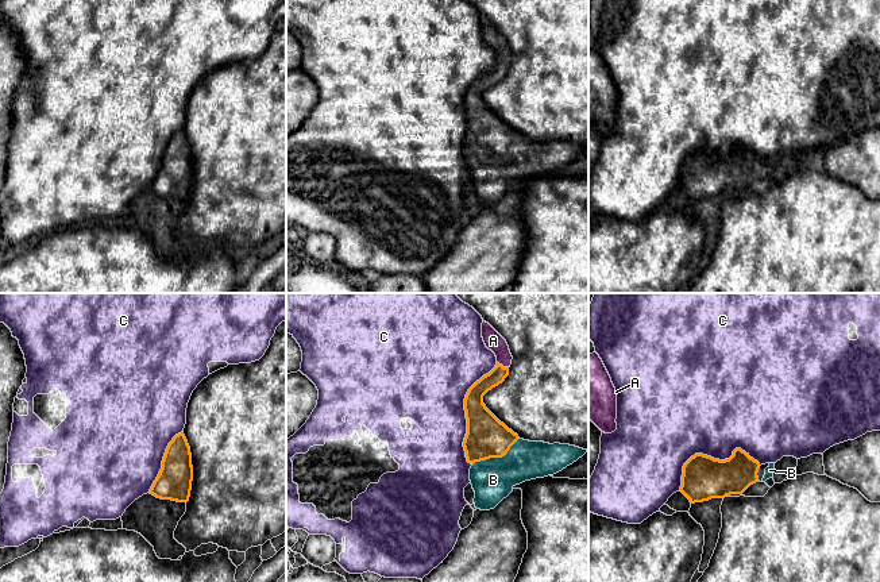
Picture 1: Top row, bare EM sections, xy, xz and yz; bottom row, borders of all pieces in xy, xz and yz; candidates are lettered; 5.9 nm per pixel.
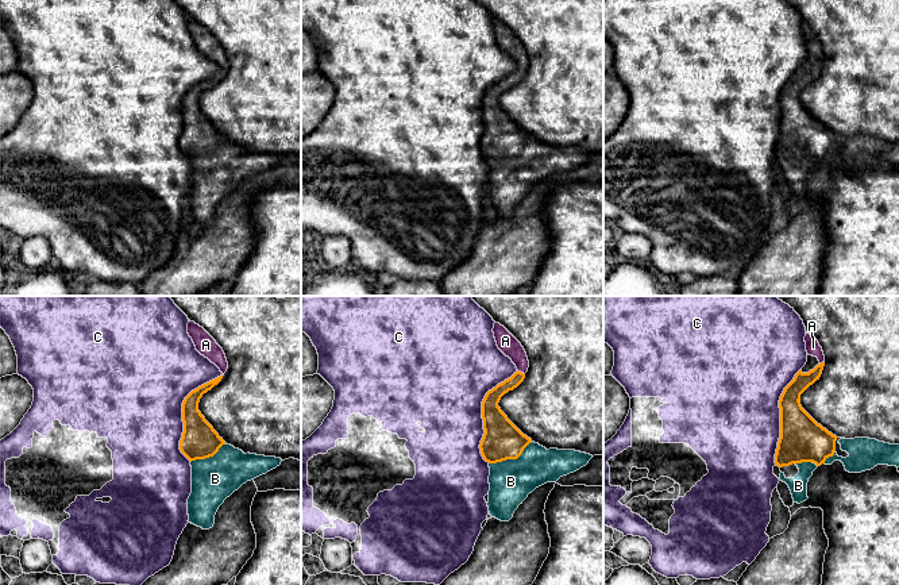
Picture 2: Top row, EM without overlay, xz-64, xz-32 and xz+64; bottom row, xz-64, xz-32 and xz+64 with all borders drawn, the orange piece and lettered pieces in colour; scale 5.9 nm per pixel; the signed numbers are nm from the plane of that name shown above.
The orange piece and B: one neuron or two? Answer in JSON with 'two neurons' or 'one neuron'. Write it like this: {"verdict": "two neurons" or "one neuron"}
{"verdict": "one neuron"}

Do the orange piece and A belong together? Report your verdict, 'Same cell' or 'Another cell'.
Same cell

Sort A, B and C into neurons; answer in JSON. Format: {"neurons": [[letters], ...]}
{"neurons": [["A", "B"], ["C"]]}

